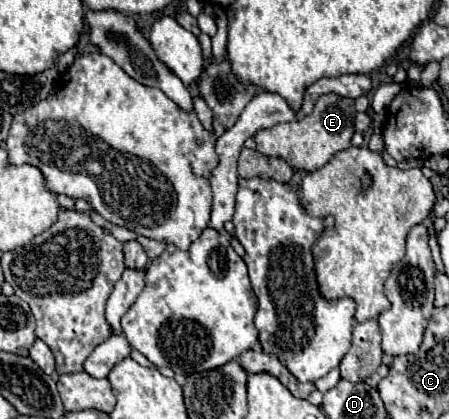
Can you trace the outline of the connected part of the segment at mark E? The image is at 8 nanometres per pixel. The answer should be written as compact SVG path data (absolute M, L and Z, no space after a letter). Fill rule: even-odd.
M323 94L317 98L315 108L309 116L297 120L297 122L279 122L271 128L261 128L255 134L257 150L267 156L281 156L289 162L289 166L297 170L313 172L327 164L337 152L347 150L351 146L351 136L355 120L355 104L351 98L341 98L337 94Z

